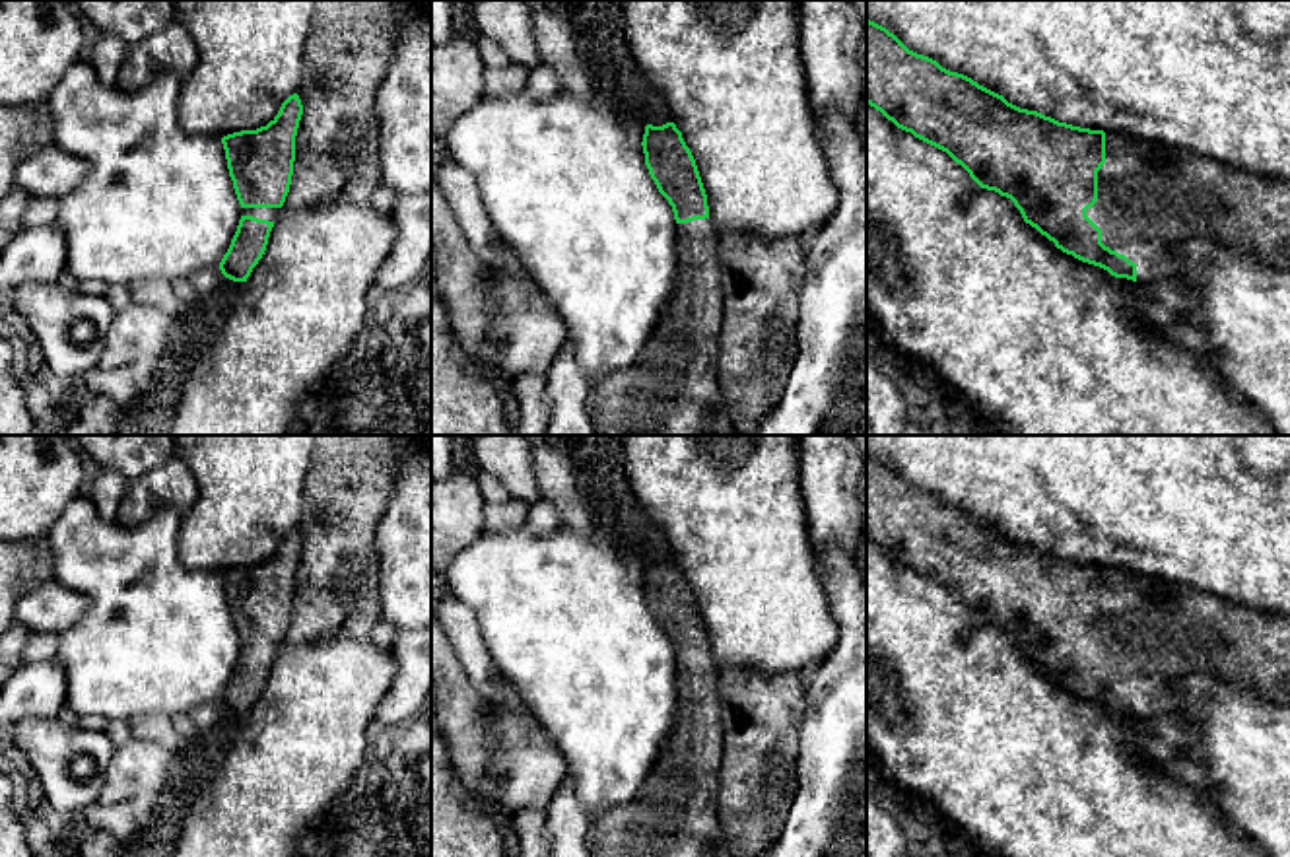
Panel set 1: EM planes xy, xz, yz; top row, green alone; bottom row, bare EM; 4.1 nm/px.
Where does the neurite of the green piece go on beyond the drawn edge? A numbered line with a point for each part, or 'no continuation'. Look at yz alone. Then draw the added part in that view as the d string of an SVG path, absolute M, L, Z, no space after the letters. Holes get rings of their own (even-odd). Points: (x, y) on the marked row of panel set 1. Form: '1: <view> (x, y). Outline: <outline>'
1: yz (1151, 197). Outline: M1105 132L1105 163L1098 171L1098 200L1086 216L1102 229L1102 243L1137 264L1137 284L1175 280L1179 260L1173 247L1187 239L1206 239L1267 266L1290 270L1290 183L1259 175L1193 152L1170 148L1121 132Z

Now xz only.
1: xz (673, 387). Outline: M711 218L676 223L676 260L674 291L637 360L593 385L594 435L734 435L717 373L723 290Z

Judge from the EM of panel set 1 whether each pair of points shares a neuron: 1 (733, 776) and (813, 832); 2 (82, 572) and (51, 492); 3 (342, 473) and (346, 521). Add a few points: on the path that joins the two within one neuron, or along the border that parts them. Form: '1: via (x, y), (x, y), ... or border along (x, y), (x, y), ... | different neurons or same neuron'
1: border along (797, 770), (797, 791), (785, 824), (776, 836) | different neurons
2: border along (80, 494), (45, 537) | different neurons
3: via (344, 484), (344, 510) | same neuron

